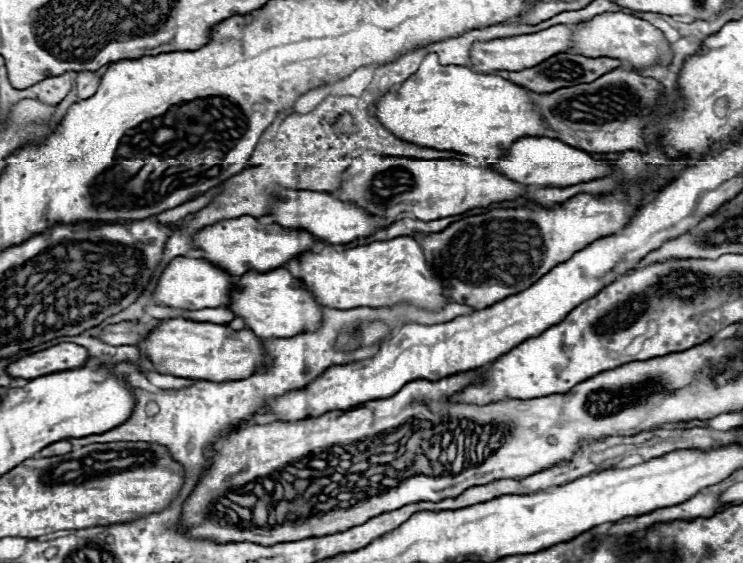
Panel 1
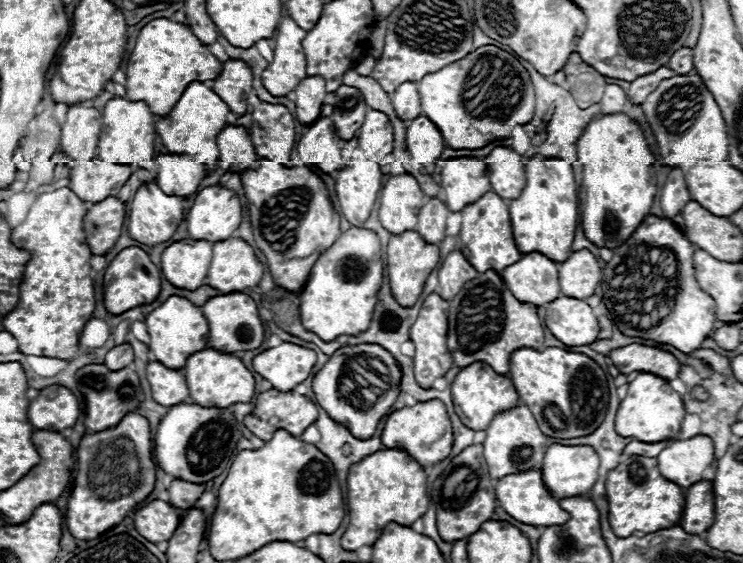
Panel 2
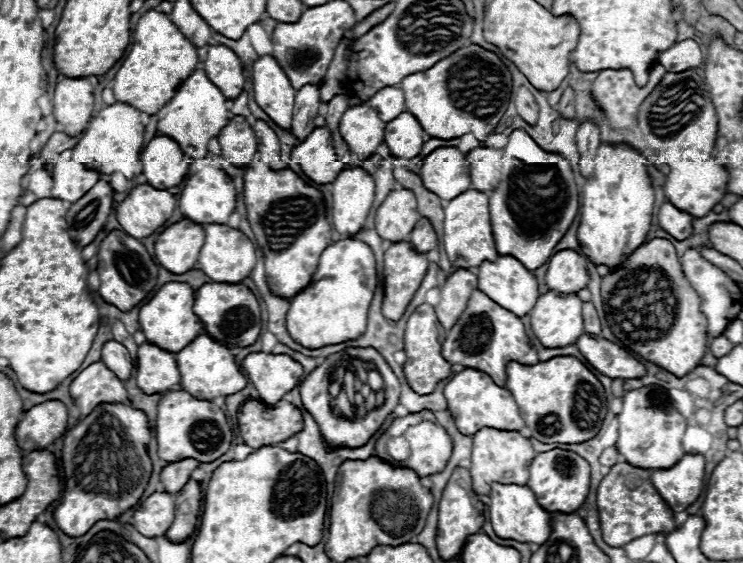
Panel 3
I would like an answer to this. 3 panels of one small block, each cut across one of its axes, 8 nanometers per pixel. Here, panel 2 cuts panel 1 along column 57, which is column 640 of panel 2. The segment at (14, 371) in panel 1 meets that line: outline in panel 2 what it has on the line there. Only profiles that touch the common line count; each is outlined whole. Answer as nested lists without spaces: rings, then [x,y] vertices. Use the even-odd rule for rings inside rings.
[[[628,344],[624,348],[616,348],[608,354],[608,358],[620,370],[620,374],[646,370],[650,374],[658,374],[660,378],[672,380],[680,372],[680,364],[670,352],[642,344]]]

